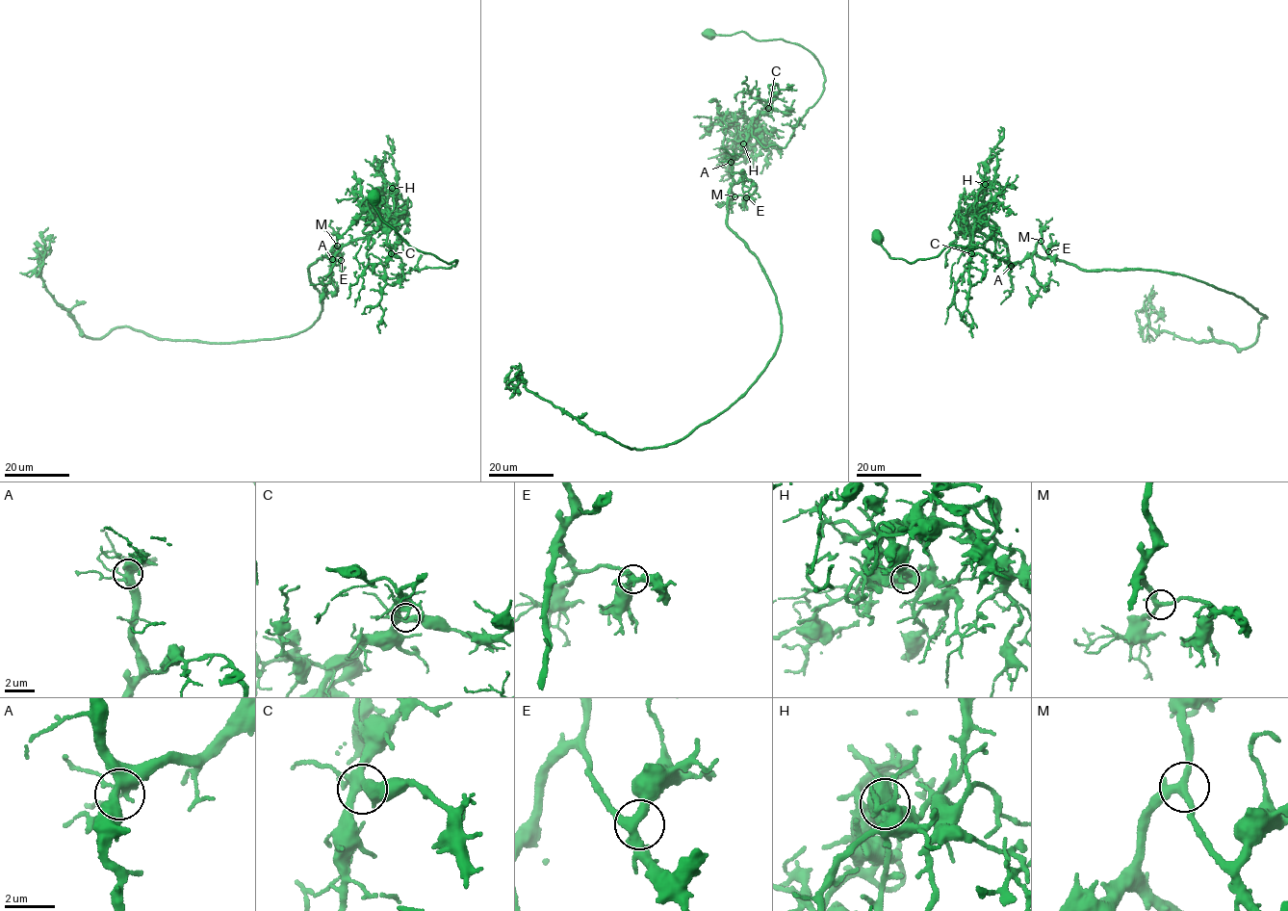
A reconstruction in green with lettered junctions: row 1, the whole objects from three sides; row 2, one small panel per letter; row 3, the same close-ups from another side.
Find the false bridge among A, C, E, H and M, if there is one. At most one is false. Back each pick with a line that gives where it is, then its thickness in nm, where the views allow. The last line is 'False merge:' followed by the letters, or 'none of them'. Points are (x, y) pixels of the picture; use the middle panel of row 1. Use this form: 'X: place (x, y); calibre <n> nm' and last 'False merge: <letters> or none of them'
H: place (743, 143); calibre 650 nm
False merge: H

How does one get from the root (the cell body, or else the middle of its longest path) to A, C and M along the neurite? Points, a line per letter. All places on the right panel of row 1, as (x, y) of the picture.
A: (876, 237), (910, 263), (954, 245), (1010, 267), (984, 246), (1000, 240), (1011, 266)
C: (876, 237), (889, 257), (910, 263), (951, 245), (1017, 263), (992, 256), (978, 232), (971, 253)
M: (876, 237), (910, 263), (954, 245), (1010, 267), (984, 244), (1002, 240), (1021, 263), (1041, 241)

